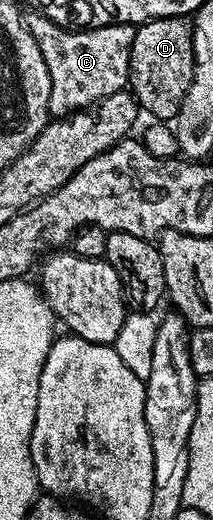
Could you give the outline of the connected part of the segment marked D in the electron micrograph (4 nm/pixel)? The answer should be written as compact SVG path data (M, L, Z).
M164 16L136 25L133 45L129 51L129 83L133 99L142 109L145 108L157 122L169 122L181 108L181 99L187 94L193 77L193 25L184 16Z

